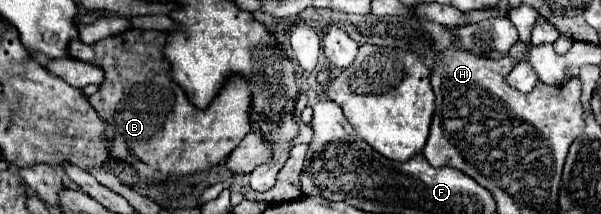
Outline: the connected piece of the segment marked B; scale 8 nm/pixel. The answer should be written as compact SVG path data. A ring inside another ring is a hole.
M128 28L126 32L108 36L104 40L98 40L96 44L82 44L80 40L70 42L72 58L100 66L106 74L106 80L100 84L98 94L90 96L90 104L108 122L106 136L112 138L110 156L116 160L128 160L128 162L136 164L140 176L146 176L150 182L160 182L168 176L178 178L184 174L206 170L212 164L222 162L240 144L240 140L250 132L252 92L248 88L246 78L240 74L232 74L224 82L220 92L212 98L208 108L196 108L190 102L188 94L170 76L172 68L162 52L164 44L166 44L166 36L168 36L168 32Z

